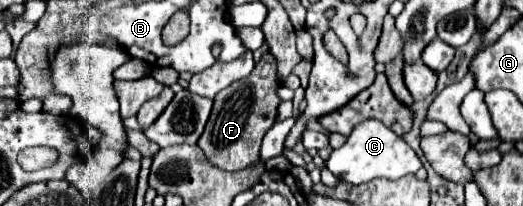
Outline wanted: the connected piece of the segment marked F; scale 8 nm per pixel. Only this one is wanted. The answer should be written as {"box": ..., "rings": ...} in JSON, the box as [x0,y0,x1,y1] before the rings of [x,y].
{"box":[197,53,279,171],"rings":[[[265,53],[247,79],[229,85],[215,97],[211,117],[197,145],[203,149],[207,161],[217,169],[239,171],[257,161],[261,139],[273,127],[279,105],[279,97],[275,93],[275,89],[279,87],[275,67],[277,65],[273,65],[273,57]]]}

